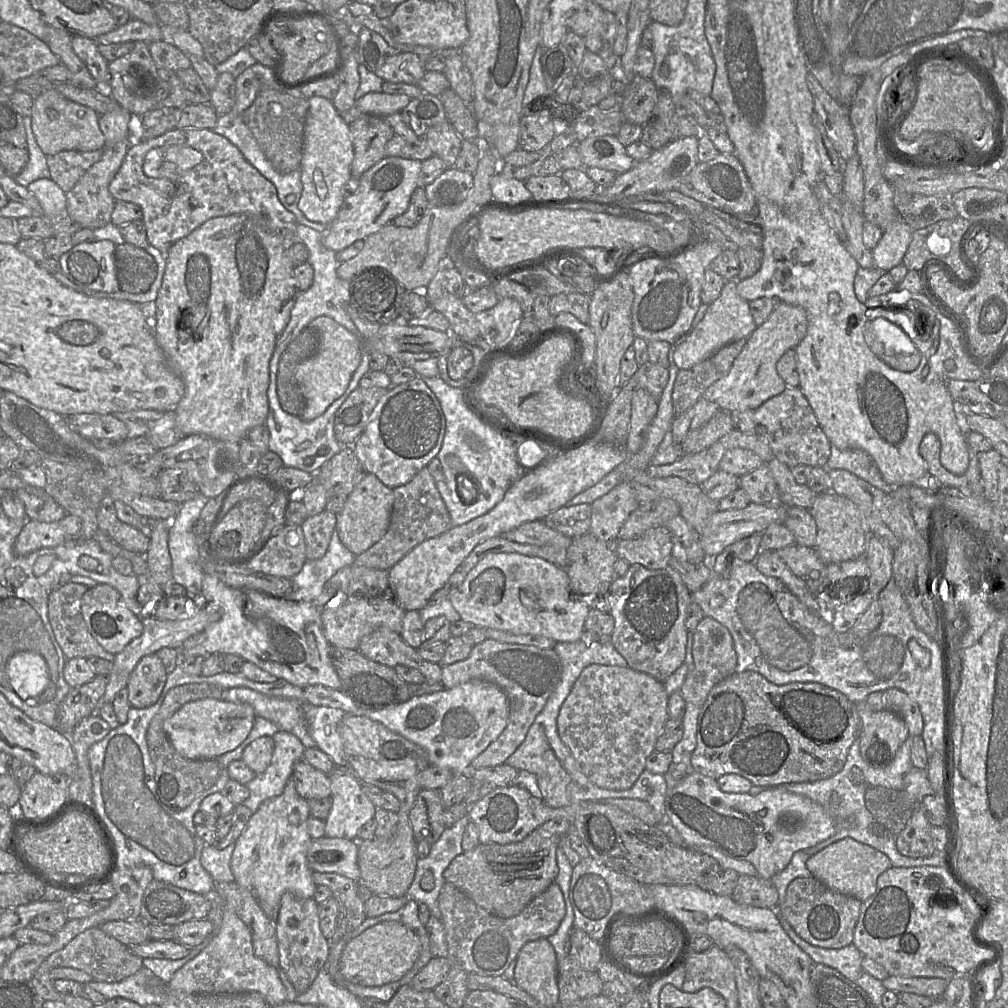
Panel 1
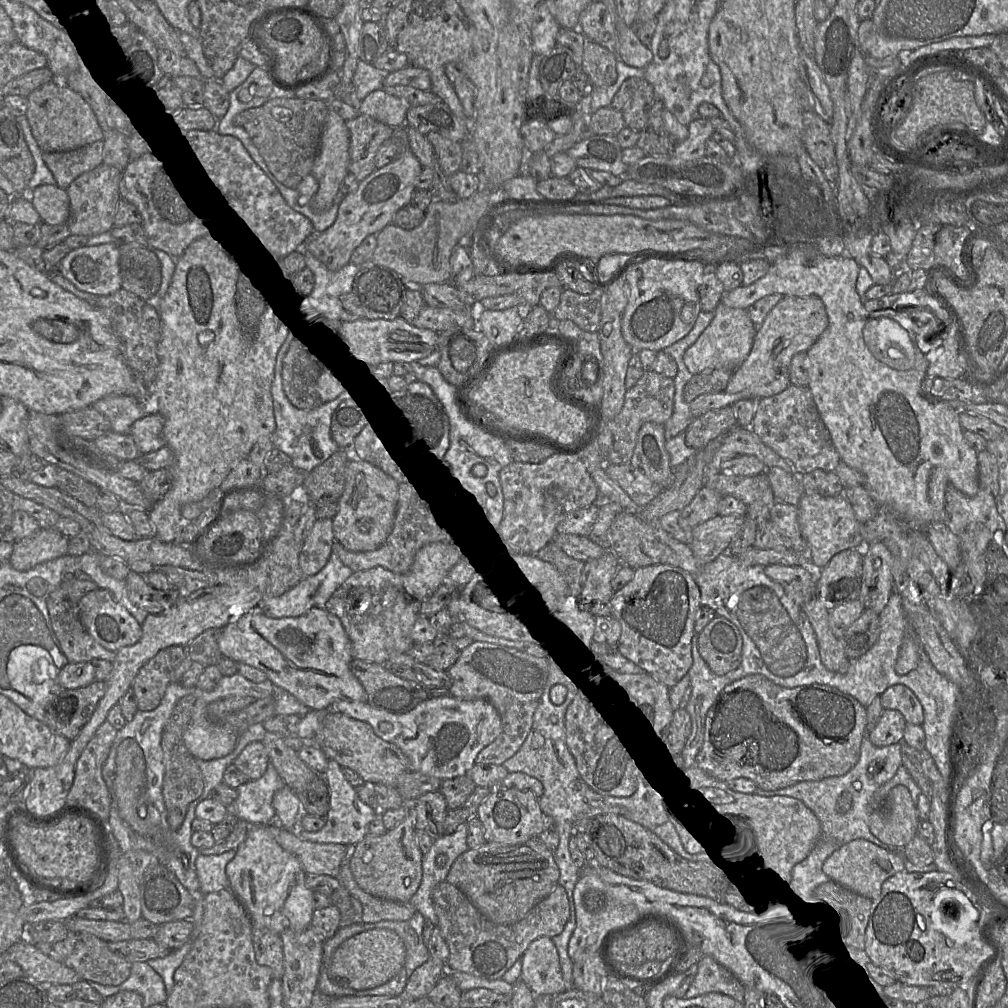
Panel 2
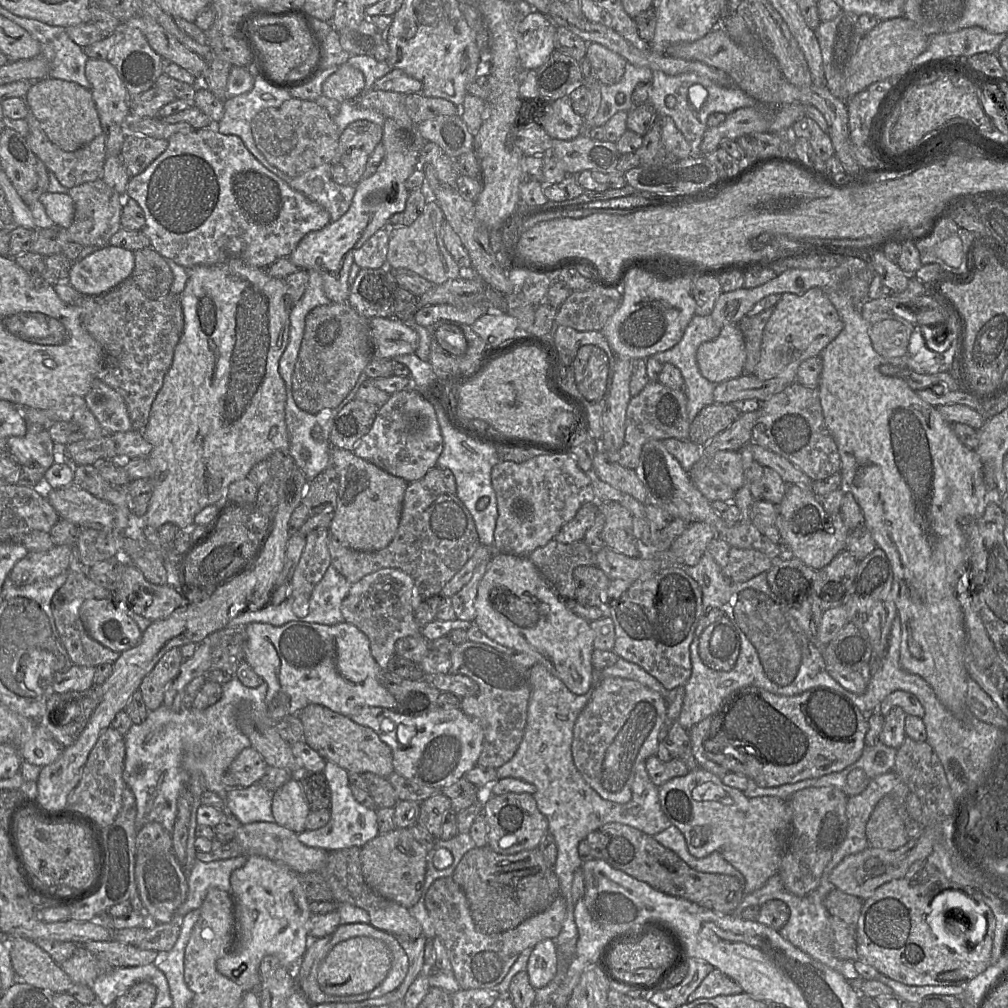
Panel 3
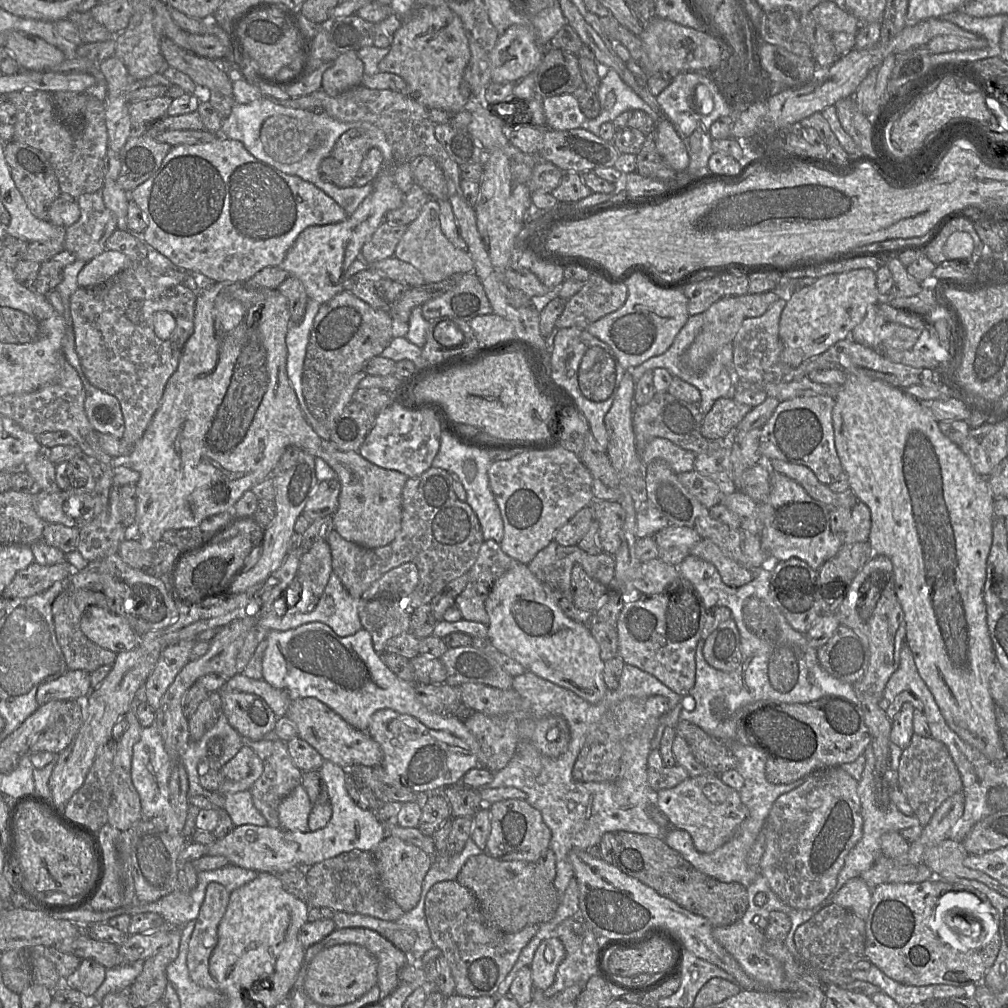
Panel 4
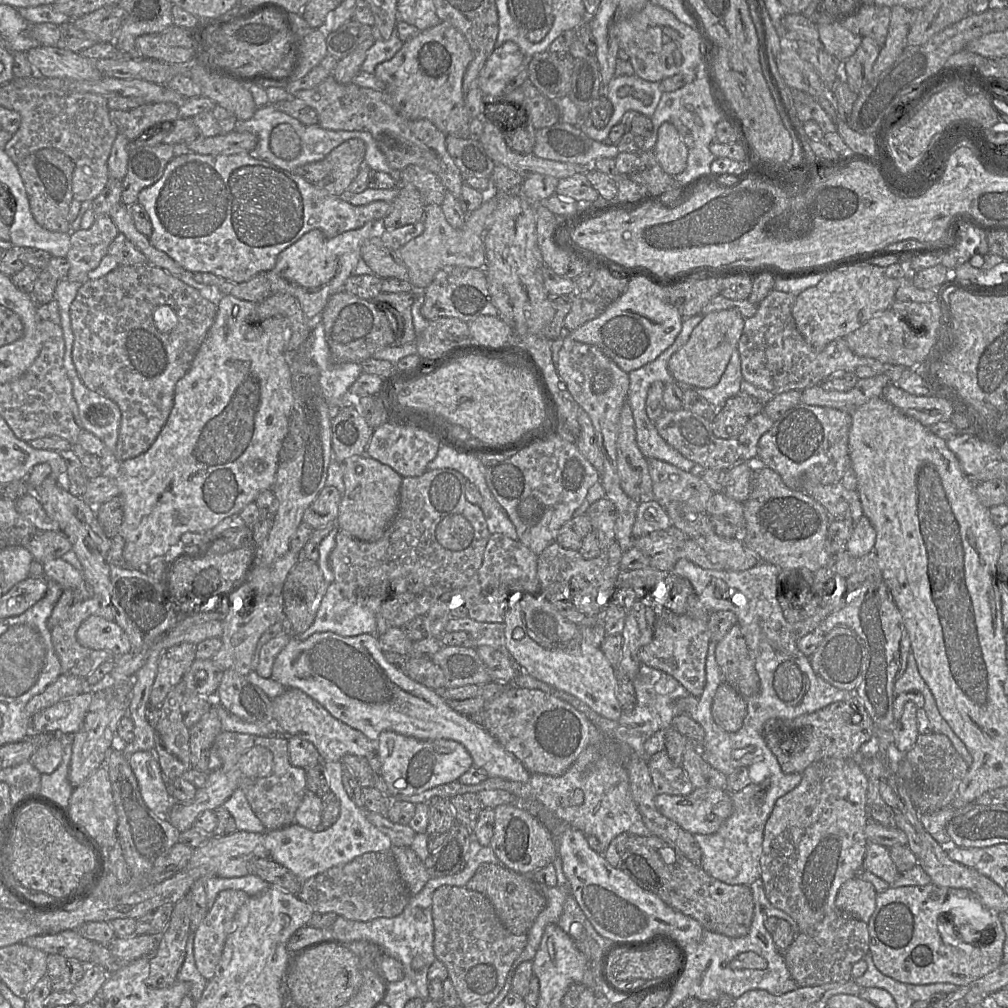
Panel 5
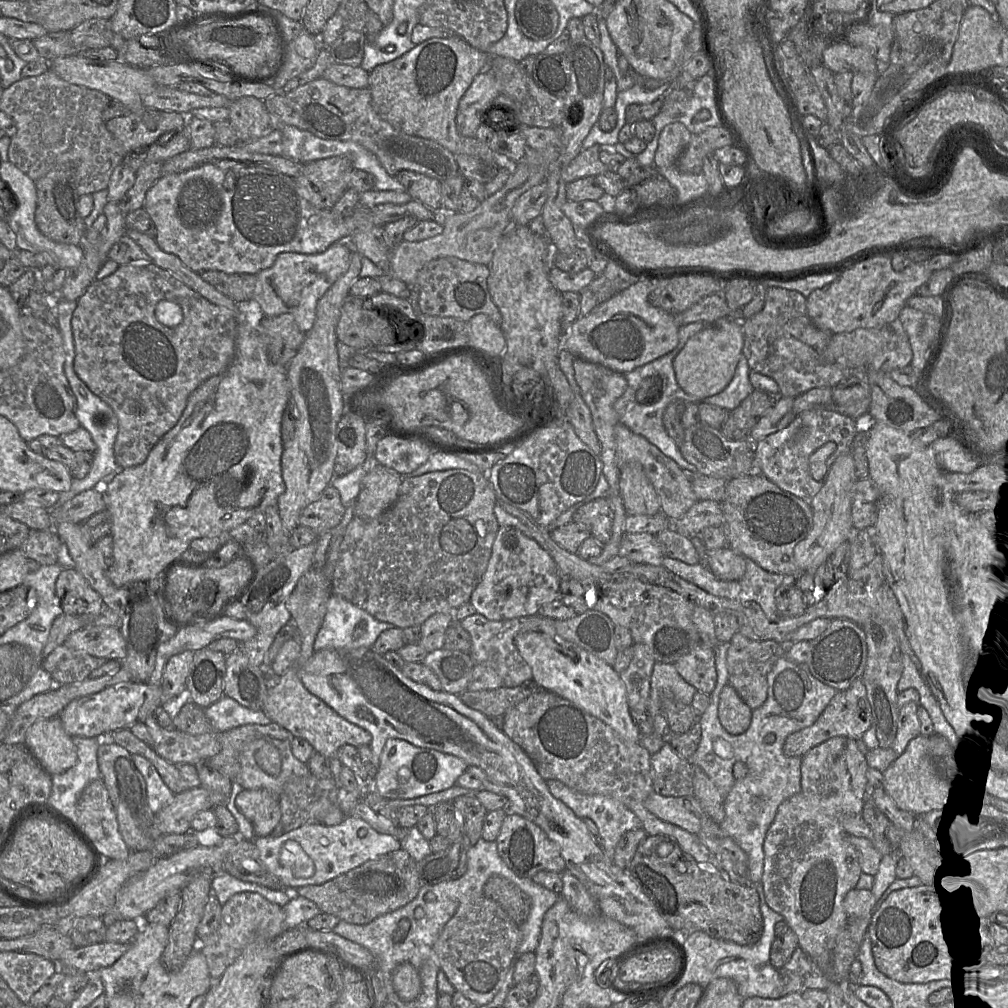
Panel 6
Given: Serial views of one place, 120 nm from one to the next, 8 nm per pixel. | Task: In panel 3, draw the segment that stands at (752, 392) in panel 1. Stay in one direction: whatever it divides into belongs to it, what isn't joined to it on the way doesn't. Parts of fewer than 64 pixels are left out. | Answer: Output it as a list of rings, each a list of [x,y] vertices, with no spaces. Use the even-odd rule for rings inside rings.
[[[814,287],[802,295],[783,293],[765,326],[761,356],[753,374],[762,380],[784,378],[794,383],[800,364],[820,356],[843,327],[839,313],[823,289]]]

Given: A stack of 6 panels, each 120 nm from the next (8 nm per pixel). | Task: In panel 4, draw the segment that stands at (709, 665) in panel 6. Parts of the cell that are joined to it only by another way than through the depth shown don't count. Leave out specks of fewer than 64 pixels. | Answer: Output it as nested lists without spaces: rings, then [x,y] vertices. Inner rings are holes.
[[[679,576],[662,592],[624,603],[618,616],[618,656],[626,664],[653,675],[680,696],[694,686],[697,643],[706,622],[707,610],[693,585]]]

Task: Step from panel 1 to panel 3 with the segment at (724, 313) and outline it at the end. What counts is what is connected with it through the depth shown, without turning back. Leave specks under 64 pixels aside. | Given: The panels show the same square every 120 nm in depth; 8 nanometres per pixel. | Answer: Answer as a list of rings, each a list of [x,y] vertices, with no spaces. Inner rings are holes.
[[[740,325],[722,327],[716,339],[698,347],[696,359],[702,376],[715,384],[745,373],[746,346]]]

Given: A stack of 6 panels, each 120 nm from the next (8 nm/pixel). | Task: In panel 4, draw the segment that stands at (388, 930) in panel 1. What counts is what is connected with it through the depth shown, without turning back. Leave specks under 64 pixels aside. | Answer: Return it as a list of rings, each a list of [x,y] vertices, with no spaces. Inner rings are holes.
[[[335,945],[319,952],[308,965],[304,981],[306,995],[323,1006],[341,1006],[356,1001],[377,984],[377,960],[364,947]]]

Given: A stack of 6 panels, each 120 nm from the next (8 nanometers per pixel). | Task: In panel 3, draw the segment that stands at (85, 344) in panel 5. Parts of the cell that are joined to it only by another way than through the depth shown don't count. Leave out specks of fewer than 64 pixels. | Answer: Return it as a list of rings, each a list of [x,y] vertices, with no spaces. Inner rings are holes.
[[[129,277],[103,294],[81,295],[73,305],[78,307],[86,331],[102,347],[104,360],[98,379],[122,396],[132,429],[143,430],[183,333],[180,295],[170,293],[162,299],[150,299]]]

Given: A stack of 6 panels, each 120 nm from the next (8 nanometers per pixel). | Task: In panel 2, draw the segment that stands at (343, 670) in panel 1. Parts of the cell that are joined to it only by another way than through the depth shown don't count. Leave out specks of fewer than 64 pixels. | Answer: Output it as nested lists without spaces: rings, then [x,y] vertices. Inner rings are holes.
[[[353,659],[350,669],[364,688],[366,702],[373,707],[403,714],[430,698],[427,687],[396,676],[387,666]]]

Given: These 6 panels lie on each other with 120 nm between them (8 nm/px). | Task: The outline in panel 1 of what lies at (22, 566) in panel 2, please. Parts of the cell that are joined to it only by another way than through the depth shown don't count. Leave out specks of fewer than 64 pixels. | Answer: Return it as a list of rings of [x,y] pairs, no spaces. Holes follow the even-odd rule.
[[[27,520],[16,538],[13,551],[25,556],[41,548],[56,547],[66,542],[66,534],[59,522]]]

